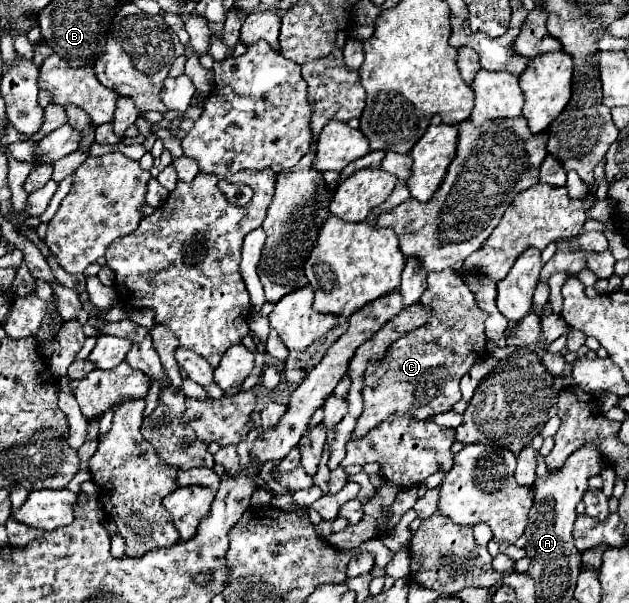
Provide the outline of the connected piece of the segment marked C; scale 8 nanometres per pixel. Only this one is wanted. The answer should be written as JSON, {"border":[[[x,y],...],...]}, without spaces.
{"border":[[[451,269],[429,273],[429,287],[421,297],[421,303],[431,309],[429,321],[397,339],[387,349],[383,361],[367,367],[363,389],[365,409],[357,421],[353,439],[363,437],[389,415],[427,419],[435,413],[451,411],[461,399],[459,381],[485,351],[485,313],[477,309],[475,295],[451,273]]]}

